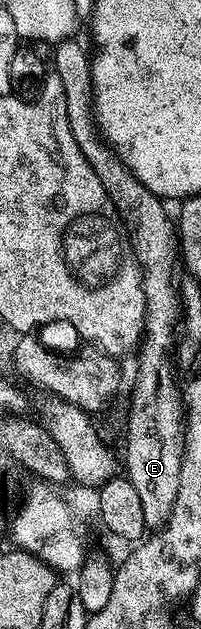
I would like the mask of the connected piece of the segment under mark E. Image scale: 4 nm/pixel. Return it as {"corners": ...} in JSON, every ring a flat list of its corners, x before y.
{"corners":[[66,40,56,43,53,54,53,64,51,60,52,69,59,76,59,80,63,80,63,96,67,96,67,120,71,124,71,136,75,136,75,144,79,144,79,152,83,152,83,156,87,156,87,164,91,164,91,168,95,168,95,176,99,176,99,184,103,184,103,192,107,192,107,196,111,200,111,204,115,204,115,212,121,217,121,225,124,233,127,235,127,240,133,249,133,255,137,261,138,268,141,269,141,287,143,288,143,296,145,297,145,327,139,343,137,354,137,375,133,378,133,395,129,398,129,427,125,430,125,458,123,454,123,470,124,473,131,480,131,484,135,484,135,493,139,496,139,501,143,504,143,520,146,527,160,528,165,525,171,514,171,508,175,504,175,496,181,492,181,481,179,480,179,464,183,460,183,448,185,447,185,400,182,397,179,379,175,373,175,331,178,329,179,323,183,318,183,311,181,308,181,292,179,289,179,273,177,274,177,266,179,270,179,235,175,225,174,215,169,215,169,210,164,201,158,198,145,187,145,185,123,164,122,160,110,147,102,140,99,131,93,121,93,111,91,109,93,104,93,86,91,79,93,77,93,68,91,65,91,54,88,49,86,51,76,40]]}

